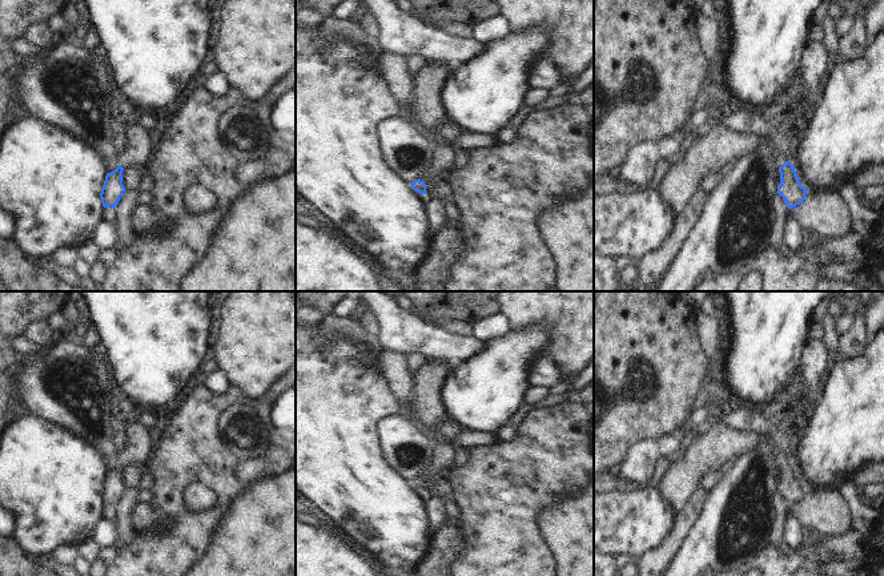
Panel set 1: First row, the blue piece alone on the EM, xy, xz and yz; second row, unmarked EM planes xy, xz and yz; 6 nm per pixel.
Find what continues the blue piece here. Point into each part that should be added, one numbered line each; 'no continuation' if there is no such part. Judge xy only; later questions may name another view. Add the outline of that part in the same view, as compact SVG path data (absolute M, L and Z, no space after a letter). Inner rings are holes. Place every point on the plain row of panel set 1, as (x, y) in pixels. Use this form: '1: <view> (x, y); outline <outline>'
1: xy (137, 450); outline M133 422L124 427L126 444L117 460L124 467L128 464L137 464L145 467L148 459L152 455L152 443L149 440L148 428L141 426L138 422Z

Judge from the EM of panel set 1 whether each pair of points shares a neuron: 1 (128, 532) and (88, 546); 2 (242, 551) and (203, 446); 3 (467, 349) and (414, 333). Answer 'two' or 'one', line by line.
1: two
2: two
3: one

